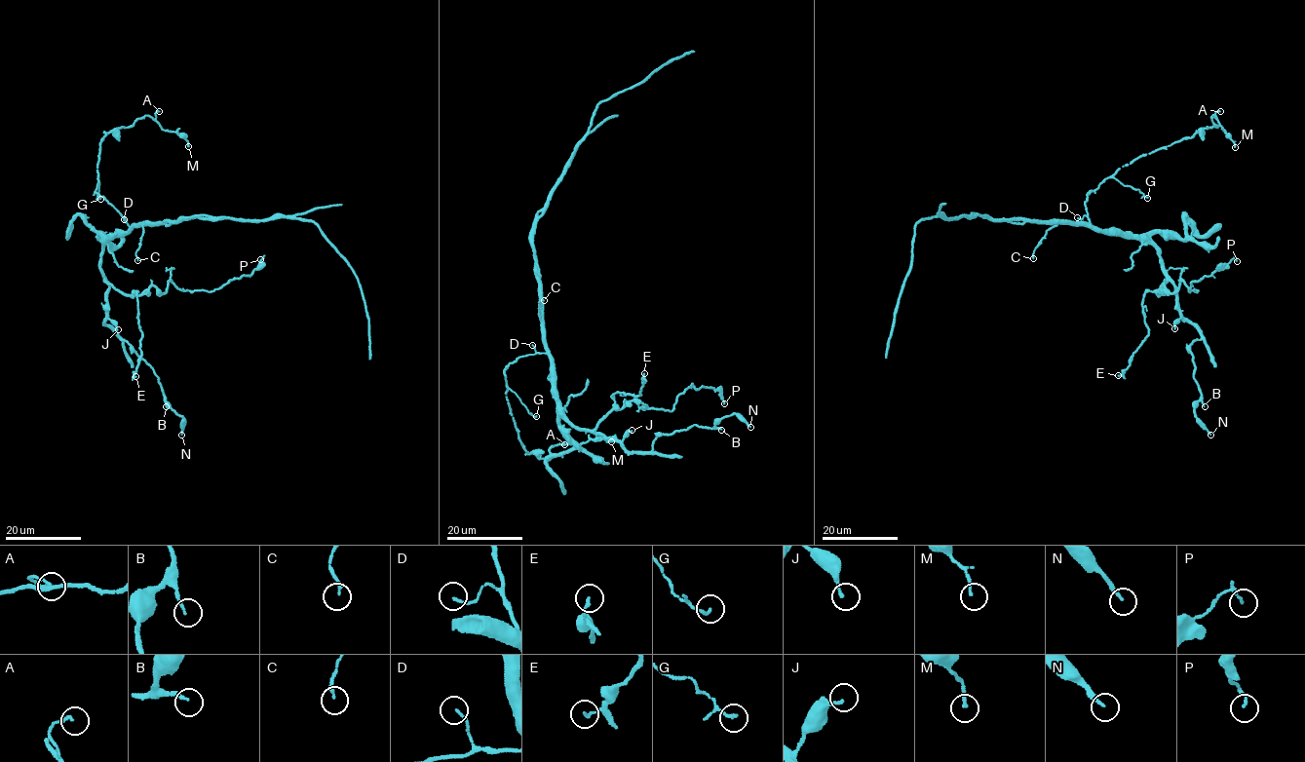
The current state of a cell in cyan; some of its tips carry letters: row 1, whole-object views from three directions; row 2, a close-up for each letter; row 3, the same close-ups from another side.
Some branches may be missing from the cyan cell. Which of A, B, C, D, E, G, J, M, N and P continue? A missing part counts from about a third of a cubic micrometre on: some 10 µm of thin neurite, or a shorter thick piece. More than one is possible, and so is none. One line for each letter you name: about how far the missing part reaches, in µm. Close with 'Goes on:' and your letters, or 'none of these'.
Goes on: none of these

